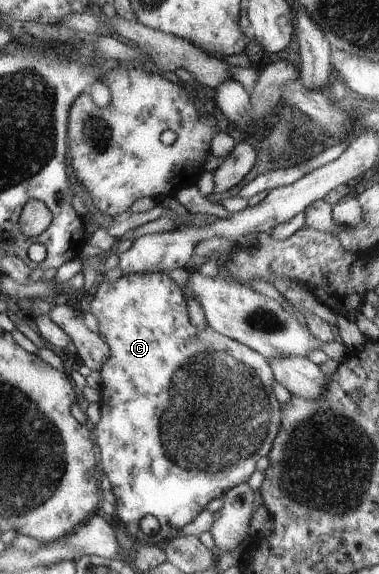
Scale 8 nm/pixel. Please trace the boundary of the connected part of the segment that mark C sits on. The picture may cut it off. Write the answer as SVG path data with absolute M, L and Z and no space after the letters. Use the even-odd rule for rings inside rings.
M168 273L123 274L115 282L104 279L98 286L96 295L89 302L87 309L96 317L99 323L99 335L107 342L111 349L111 356L102 368L101 377L101 419L94 427L97 437L98 451L100 452L100 469L105 472L116 498L116 517L125 525L132 536L148 545L164 545L174 538L173 528L182 534L182 530L192 523L207 507L210 502L223 497L232 488L243 483L249 483L264 464L275 446L276 438L282 427L283 406L274 394L275 373L271 362L239 341L226 337L214 331L209 325L207 328L196 327L189 316L189 305L183 289L169 276ZM146 516L153 516L159 522L159 531L146 536L140 528L140 522Z

